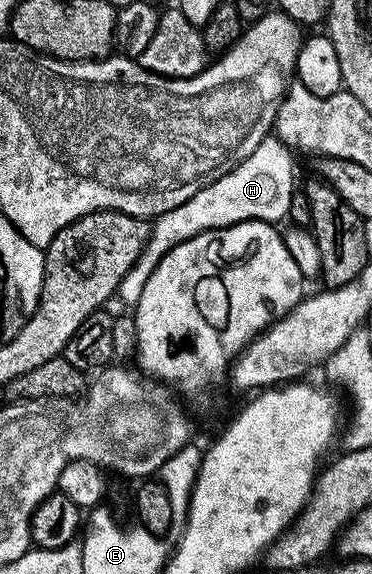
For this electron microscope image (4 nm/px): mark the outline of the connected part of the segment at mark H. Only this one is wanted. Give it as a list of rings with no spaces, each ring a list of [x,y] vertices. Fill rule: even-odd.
[[[275,135],[265,137],[255,151],[227,175],[197,192],[187,203],[165,212],[156,218],[147,240],[133,268],[120,278],[119,289],[129,293],[130,302],[137,302],[145,290],[147,279],[155,267],[176,246],[192,240],[200,233],[229,228],[241,221],[260,220],[269,224],[281,222],[288,216],[290,203],[295,190],[293,184],[292,152]]]

